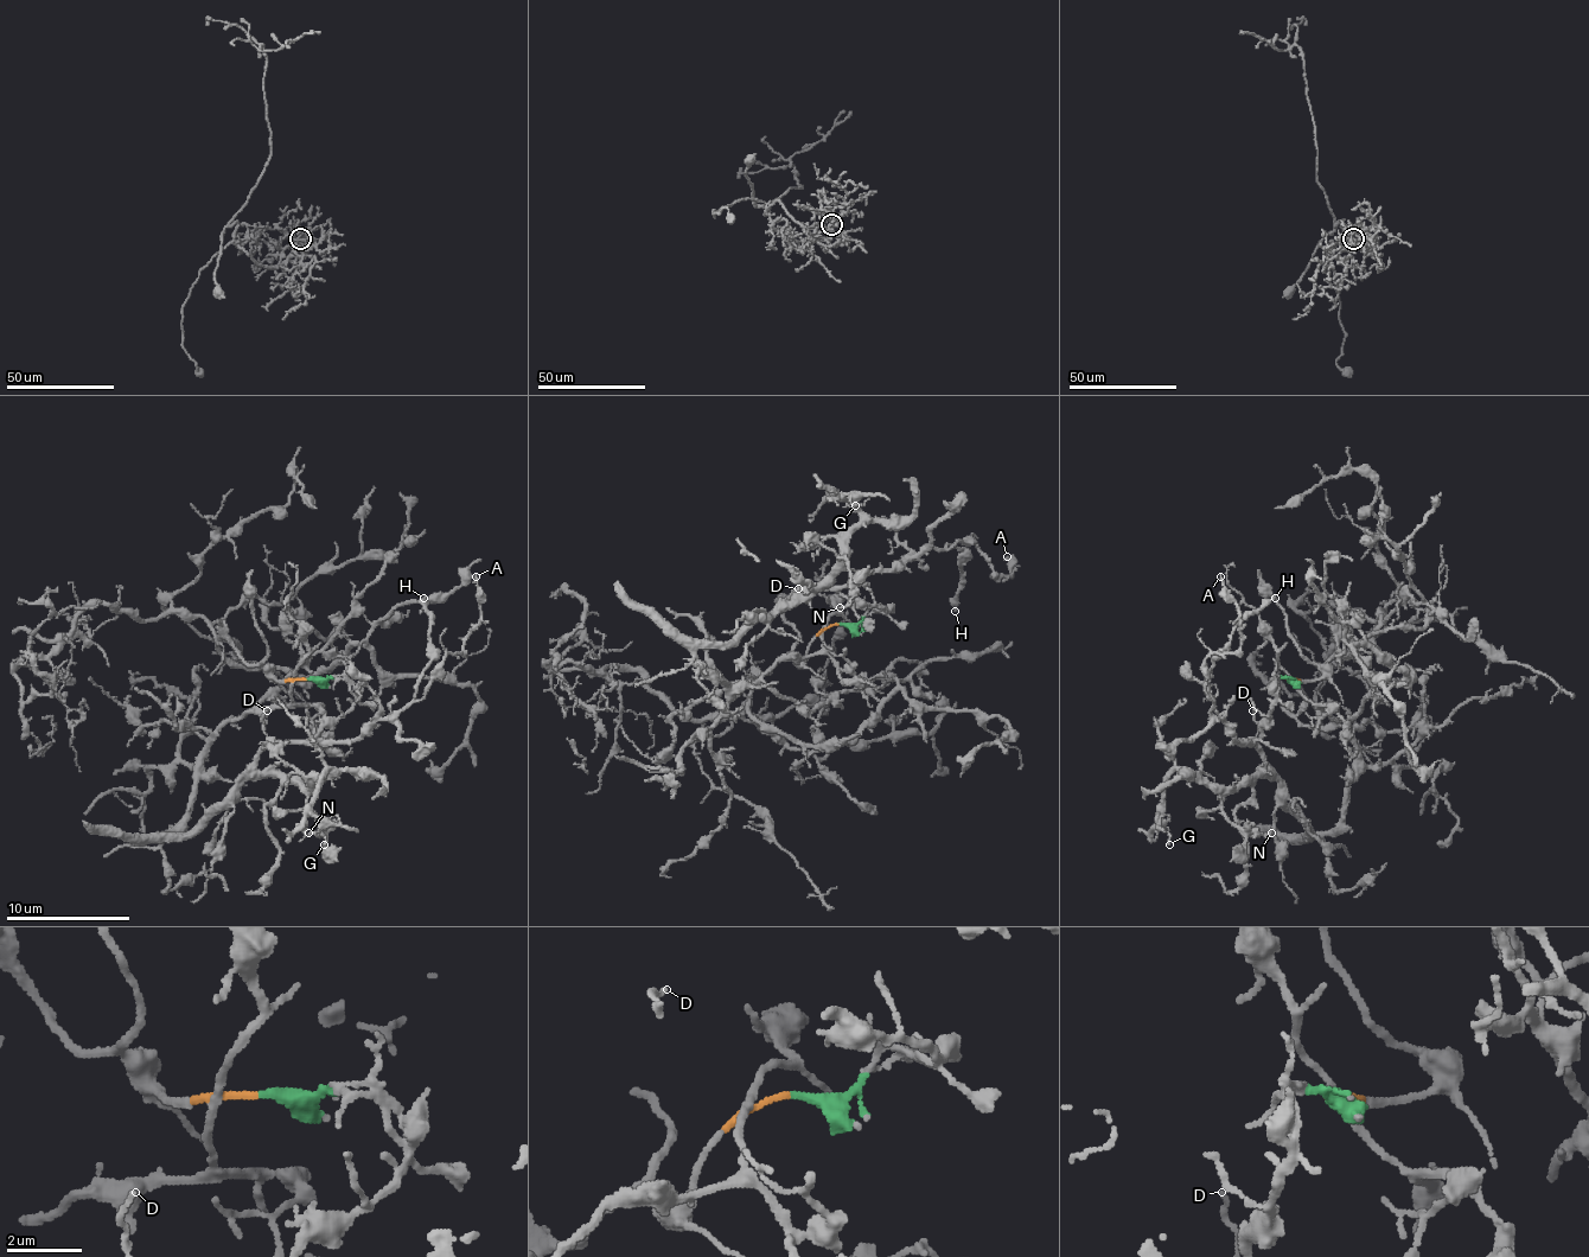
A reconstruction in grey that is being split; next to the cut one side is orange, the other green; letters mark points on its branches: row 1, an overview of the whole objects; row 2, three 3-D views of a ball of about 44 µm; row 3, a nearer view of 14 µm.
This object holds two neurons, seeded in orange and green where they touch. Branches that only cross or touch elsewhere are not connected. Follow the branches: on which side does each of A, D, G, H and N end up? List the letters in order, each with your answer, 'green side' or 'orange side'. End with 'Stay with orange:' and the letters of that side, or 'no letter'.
A: green side
D: green side
G: green side
H: green side
N: green side
Stay with orange: no letter

